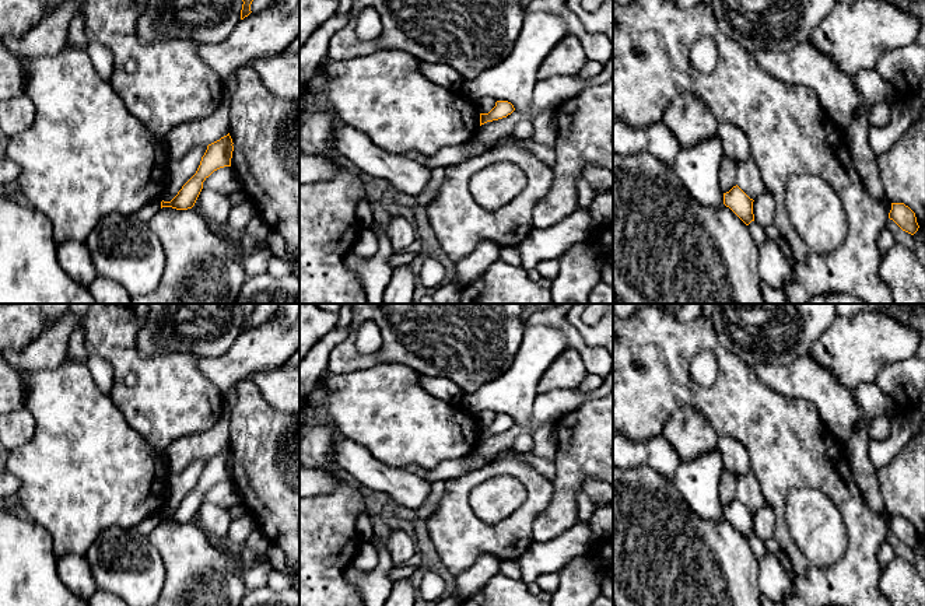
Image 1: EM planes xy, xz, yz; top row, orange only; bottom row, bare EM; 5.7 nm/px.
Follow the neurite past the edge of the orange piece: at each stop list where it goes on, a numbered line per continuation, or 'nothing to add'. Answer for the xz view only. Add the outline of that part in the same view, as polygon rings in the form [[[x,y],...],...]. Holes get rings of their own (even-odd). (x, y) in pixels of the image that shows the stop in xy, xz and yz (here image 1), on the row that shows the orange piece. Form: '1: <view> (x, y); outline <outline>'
nothing to add

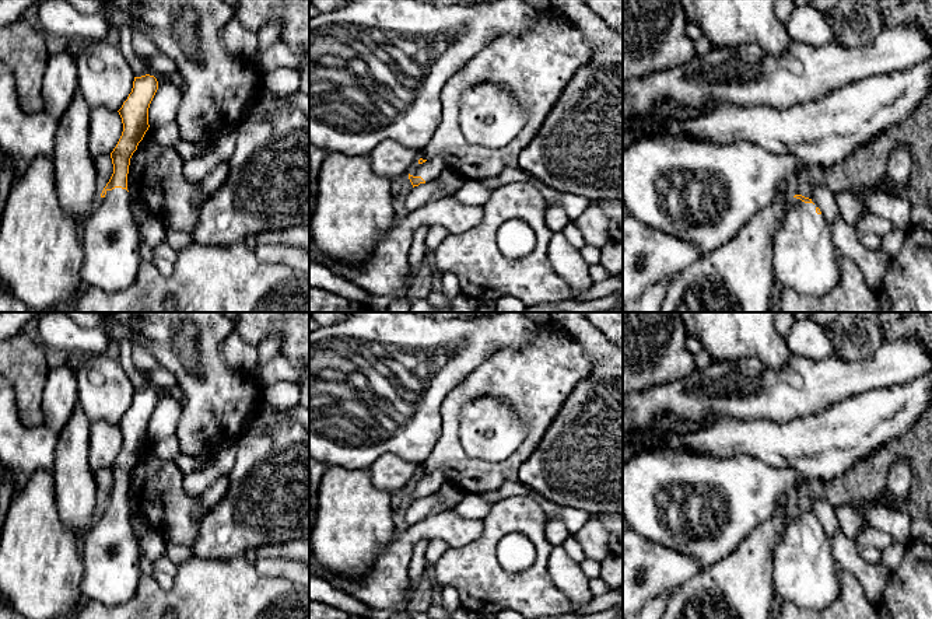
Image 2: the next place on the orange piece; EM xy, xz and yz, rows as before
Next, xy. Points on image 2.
1: xy (111, 238); outline [[[126,189],[106,190],[83,224],[80,235],[84,249],[80,270],[83,288],[95,287],[118,293],[136,281],[143,260],[143,237]]]

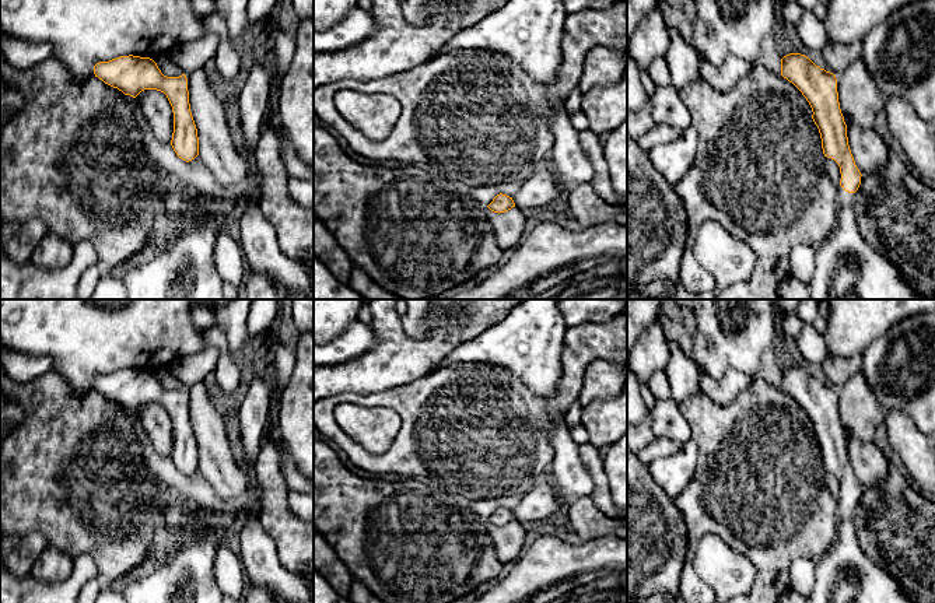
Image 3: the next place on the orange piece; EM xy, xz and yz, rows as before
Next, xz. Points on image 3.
nothing to add

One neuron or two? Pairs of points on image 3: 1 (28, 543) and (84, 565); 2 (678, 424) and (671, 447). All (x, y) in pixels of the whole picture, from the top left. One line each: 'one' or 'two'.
1: two
2: two

